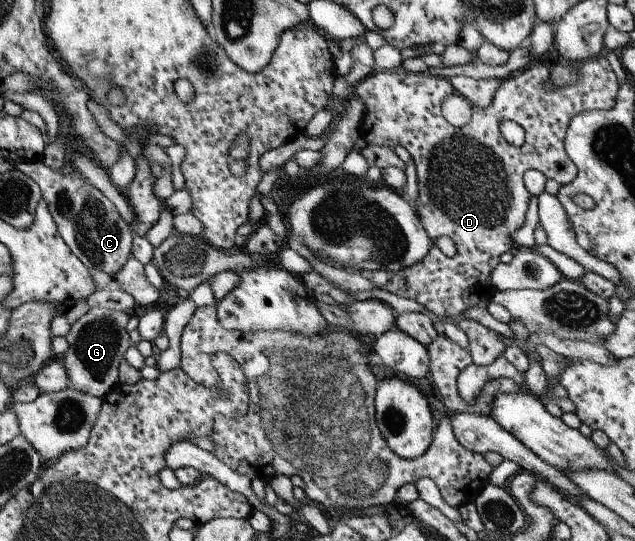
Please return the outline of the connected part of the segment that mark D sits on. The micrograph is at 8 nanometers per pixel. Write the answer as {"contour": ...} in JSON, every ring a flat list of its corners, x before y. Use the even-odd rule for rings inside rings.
{"contour":[[604,54,585,61,570,62,570,65,578,71,578,79,572,85,558,87,558,89,546,89,544,83,548,81,550,67,541,65,540,62,531,62,527,67,513,73,508,78,500,81,498,89,492,93,488,107,471,107,470,121,456,129,444,120,440,113,440,105,445,97,453,93,453,89,447,79,438,75,430,75,428,72,411,73,401,66,393,71,371,72,364,80,360,80,352,92,362,99,366,107,362,125,358,131,359,138,365,145,382,145,388,149,402,147,406,149,409,157,416,166,416,183,418,195,416,195,415,215,428,239,446,236,456,246,456,254,446,257,432,245,426,253,426,257,416,265,410,265,406,269,400,269,398,273,390,273,380,270,378,273,362,274,372,285,380,290,386,290,401,298,414,300,422,305,426,311,430,311,438,319,446,319,458,325,464,331,468,341,468,353,473,365,490,365,494,359,506,352,506,347,500,337,494,331,486,329,474,319,464,319,464,311,491,300,491,294,497,290,490,285,490,272,499,263,502,253,515,249,510,239,512,231,516,231,522,223,527,211,529,194,523,185,522,176,527,169,538,170,547,179,556,181,564,186,573,181,576,176,574,163,566,157,563,140,565,132,574,115,585,110,608,110,614,107,619,84,606,60],[502,119,514,121,524,133,524,142,519,147,506,143,500,137,498,123]]}

